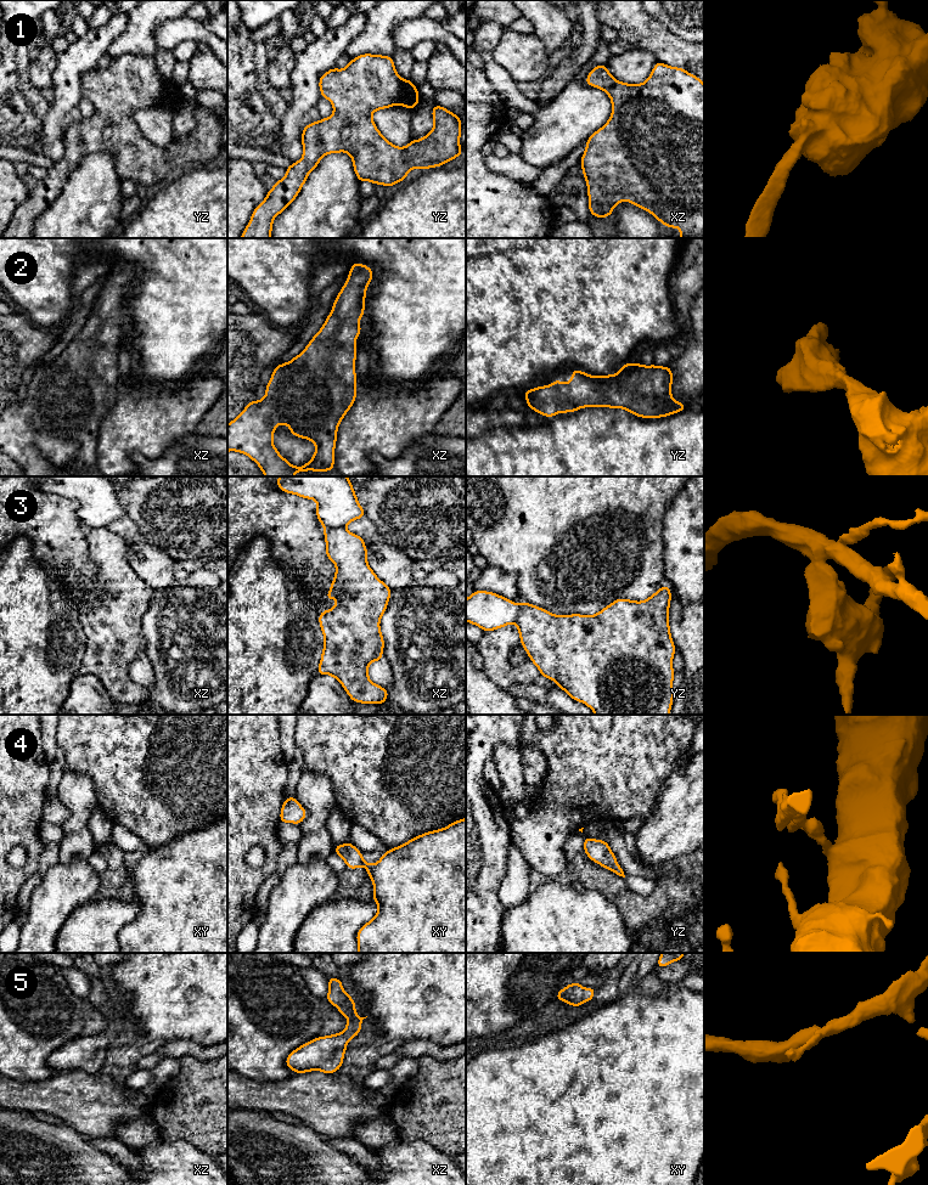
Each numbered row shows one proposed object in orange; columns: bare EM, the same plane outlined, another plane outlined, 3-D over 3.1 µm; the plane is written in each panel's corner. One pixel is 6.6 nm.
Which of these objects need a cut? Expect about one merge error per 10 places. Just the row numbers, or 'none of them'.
3

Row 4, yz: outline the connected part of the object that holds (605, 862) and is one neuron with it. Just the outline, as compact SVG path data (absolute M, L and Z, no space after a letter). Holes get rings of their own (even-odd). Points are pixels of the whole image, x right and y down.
M584 836L584 851L586 856L601 867L625 878L623 869L617 862L614 853L604 840L596 840Z

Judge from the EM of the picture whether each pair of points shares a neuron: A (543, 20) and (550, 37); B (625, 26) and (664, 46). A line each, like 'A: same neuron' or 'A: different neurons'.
A: same neuron
B: same neuron

